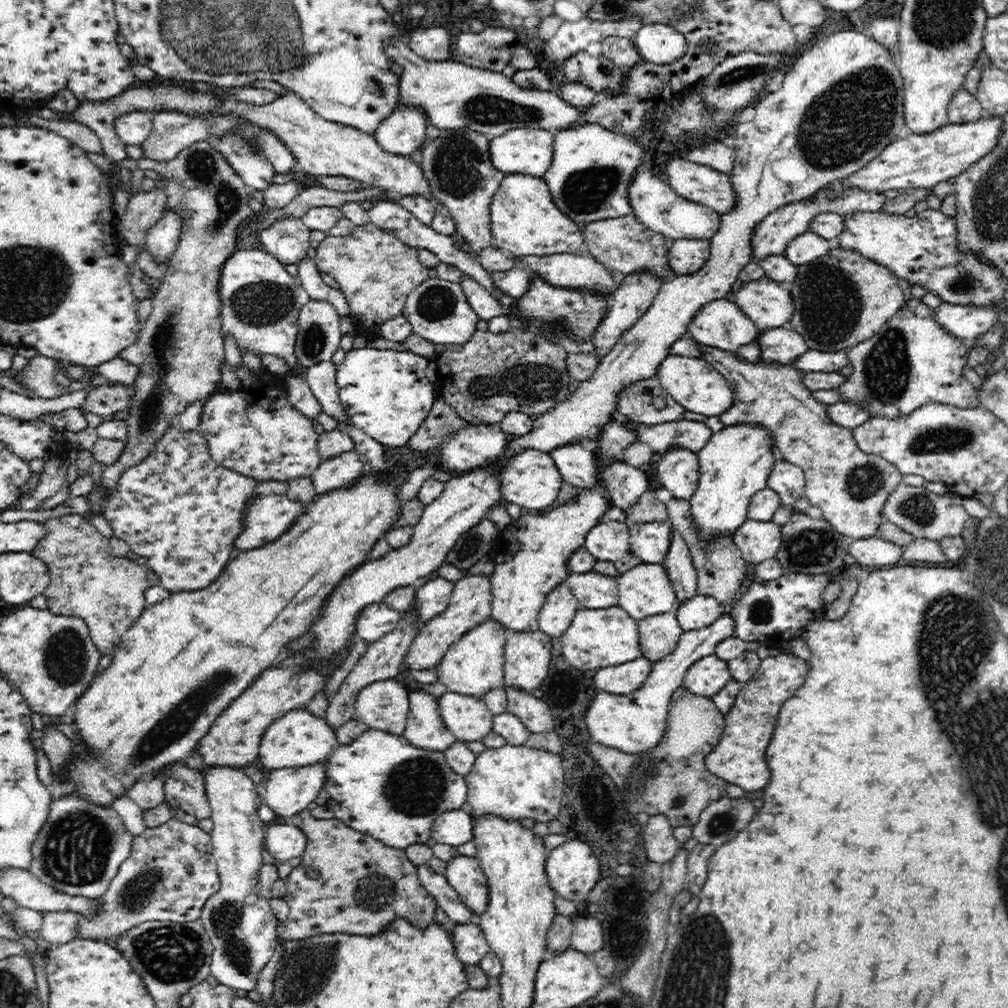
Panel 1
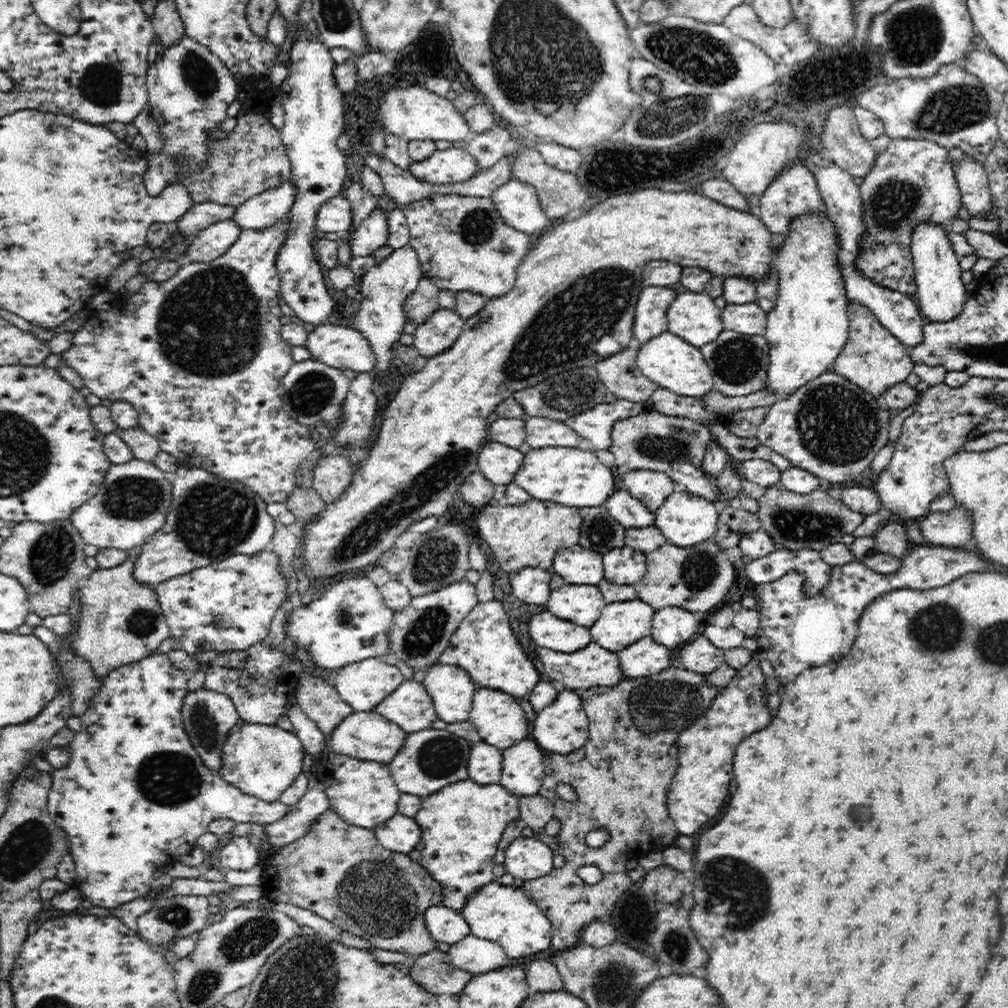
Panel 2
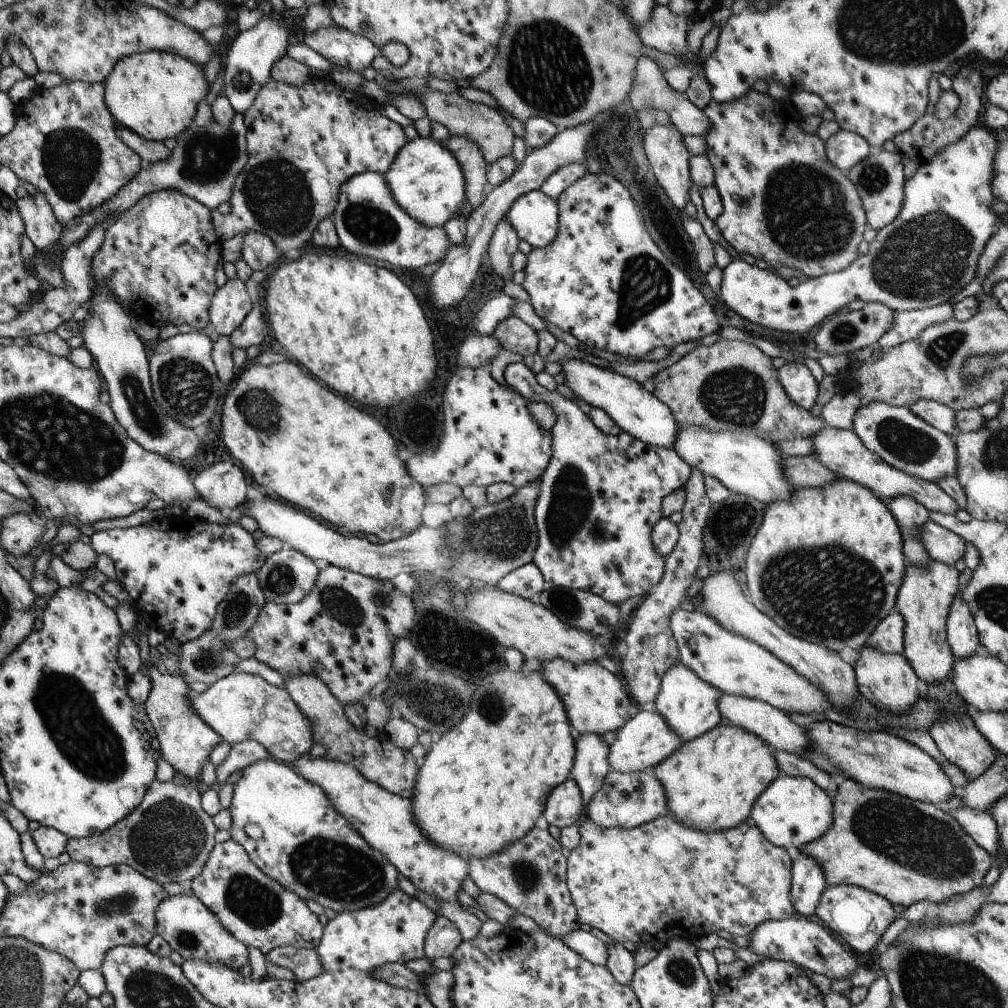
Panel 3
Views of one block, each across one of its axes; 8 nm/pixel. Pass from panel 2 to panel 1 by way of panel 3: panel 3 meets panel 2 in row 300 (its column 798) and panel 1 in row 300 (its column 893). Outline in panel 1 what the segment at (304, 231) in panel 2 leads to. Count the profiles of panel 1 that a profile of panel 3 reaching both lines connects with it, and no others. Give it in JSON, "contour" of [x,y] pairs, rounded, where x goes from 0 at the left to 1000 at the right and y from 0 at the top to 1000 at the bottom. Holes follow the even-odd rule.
{"contour":[[[260,246],[236,248],[220,262],[216,293],[218,293],[218,301],[220,301],[220,335],[225,332],[231,333],[236,340],[239,351],[242,348],[250,348],[256,354],[261,351],[271,351],[282,355],[288,367],[297,365],[293,352],[293,339],[297,328],[297,311],[300,304],[309,296],[298,282],[296,274],[288,273],[286,265],[266,250],[261,249]]]}

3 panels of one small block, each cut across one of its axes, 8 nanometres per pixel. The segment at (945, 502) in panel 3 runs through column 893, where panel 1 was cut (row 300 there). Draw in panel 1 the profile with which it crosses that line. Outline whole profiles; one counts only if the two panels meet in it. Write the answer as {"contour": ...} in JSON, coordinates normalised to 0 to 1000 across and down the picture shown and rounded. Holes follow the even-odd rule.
{"contour":[[[459,271],[457,279],[454,280],[462,293],[464,302],[474,313],[474,316],[486,318],[487,316],[503,313],[496,299],[488,293],[482,285],[468,277],[466,273]]]}

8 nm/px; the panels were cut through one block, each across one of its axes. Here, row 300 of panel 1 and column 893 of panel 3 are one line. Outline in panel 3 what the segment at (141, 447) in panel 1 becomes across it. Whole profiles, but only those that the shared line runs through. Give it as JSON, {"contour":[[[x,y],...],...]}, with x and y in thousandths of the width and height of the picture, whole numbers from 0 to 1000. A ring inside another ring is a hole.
{"contour":[[[876,147],[866,149],[861,157],[854,159],[840,170],[840,174],[849,182],[862,225],[872,229],[893,212],[898,191],[897,164],[893,152],[881,151]]]}

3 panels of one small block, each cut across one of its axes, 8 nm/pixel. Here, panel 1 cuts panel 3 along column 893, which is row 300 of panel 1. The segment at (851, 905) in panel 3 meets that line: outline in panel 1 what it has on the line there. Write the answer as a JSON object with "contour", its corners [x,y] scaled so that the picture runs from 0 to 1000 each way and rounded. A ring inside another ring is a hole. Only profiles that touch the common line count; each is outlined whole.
{"contour":[[[903,295],[903,297],[897,301],[897,304],[893,306],[893,309],[875,322],[874,326],[865,333],[865,335],[839,347],[841,350],[841,356],[843,356],[843,361],[845,361],[847,368],[839,373],[839,379],[833,381],[831,389],[834,392],[835,398],[849,400],[853,402],[853,404],[861,406],[861,408],[865,410],[865,414],[881,414],[881,416],[894,414],[895,412],[902,412],[910,405],[921,400],[941,401],[950,405],[970,404],[972,401],[969,396],[969,387],[966,385],[966,382],[959,376],[956,376],[954,372],[954,365],[959,362],[958,353],[960,353],[961,344],[961,338],[942,332],[942,330],[940,330],[940,328],[938,328],[938,326],[928,317],[928,308],[921,306],[919,302],[915,301],[914,296]]]}

